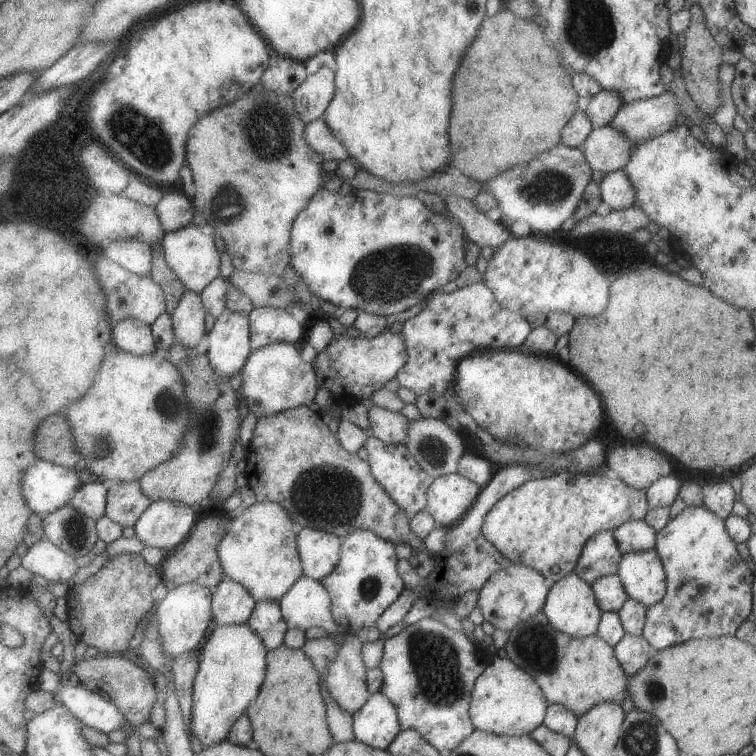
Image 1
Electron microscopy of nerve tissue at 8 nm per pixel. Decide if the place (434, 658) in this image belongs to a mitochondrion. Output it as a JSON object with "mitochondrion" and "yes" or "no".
{"mitochondrion":"yes"}

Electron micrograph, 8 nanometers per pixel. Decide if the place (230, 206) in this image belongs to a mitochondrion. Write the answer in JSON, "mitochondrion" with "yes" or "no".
{"mitochondrion":"yes"}

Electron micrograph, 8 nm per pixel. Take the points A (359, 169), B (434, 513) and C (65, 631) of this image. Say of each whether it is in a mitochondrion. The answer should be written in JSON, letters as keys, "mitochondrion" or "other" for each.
{"A":"other","B":"other","C":"other"}

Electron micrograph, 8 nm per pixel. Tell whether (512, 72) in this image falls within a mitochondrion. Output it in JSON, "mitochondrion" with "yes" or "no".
{"mitochondrion":"no"}

